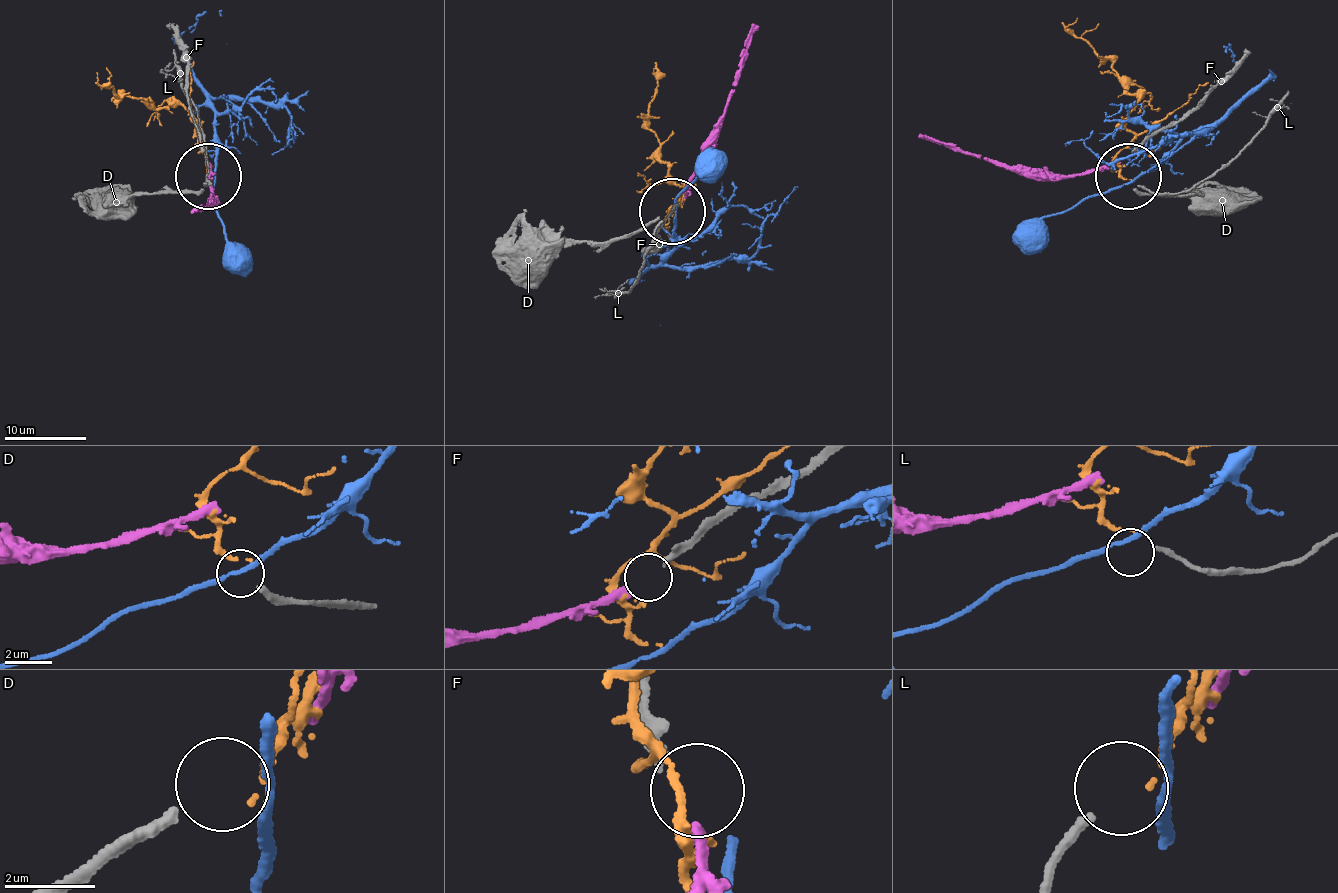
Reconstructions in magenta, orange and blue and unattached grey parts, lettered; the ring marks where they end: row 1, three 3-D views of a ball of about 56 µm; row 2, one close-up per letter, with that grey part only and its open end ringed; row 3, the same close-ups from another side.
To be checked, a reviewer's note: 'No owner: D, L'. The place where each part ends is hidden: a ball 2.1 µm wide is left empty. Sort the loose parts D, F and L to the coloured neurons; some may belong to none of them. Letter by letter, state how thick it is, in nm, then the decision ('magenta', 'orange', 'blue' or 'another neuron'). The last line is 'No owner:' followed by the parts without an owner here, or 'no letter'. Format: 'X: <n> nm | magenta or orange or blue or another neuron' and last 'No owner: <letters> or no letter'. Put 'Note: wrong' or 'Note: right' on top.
Note: right
D: 280 nm | another neuron
F: 300 nm | magenta
L: 200 nm | another neuron
No owner: D, L

